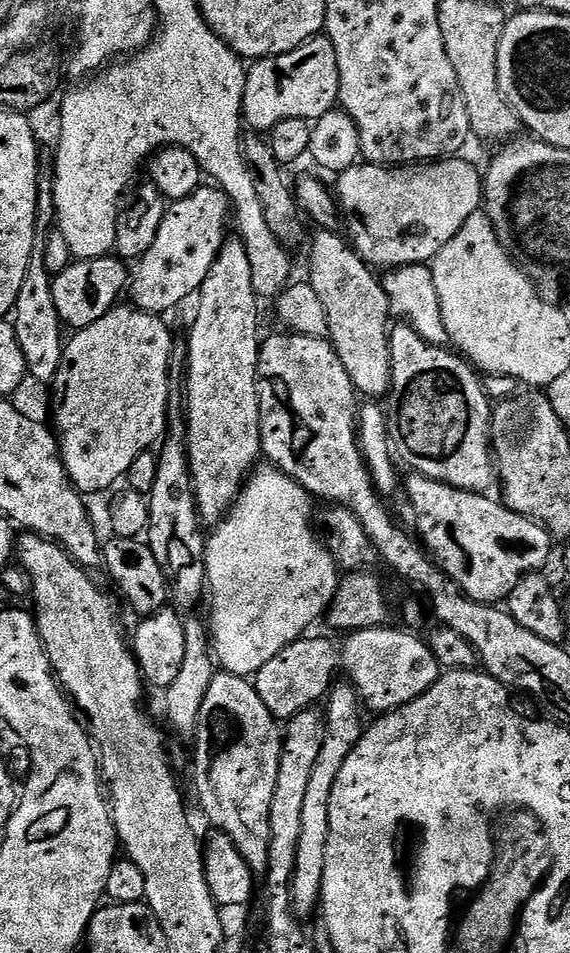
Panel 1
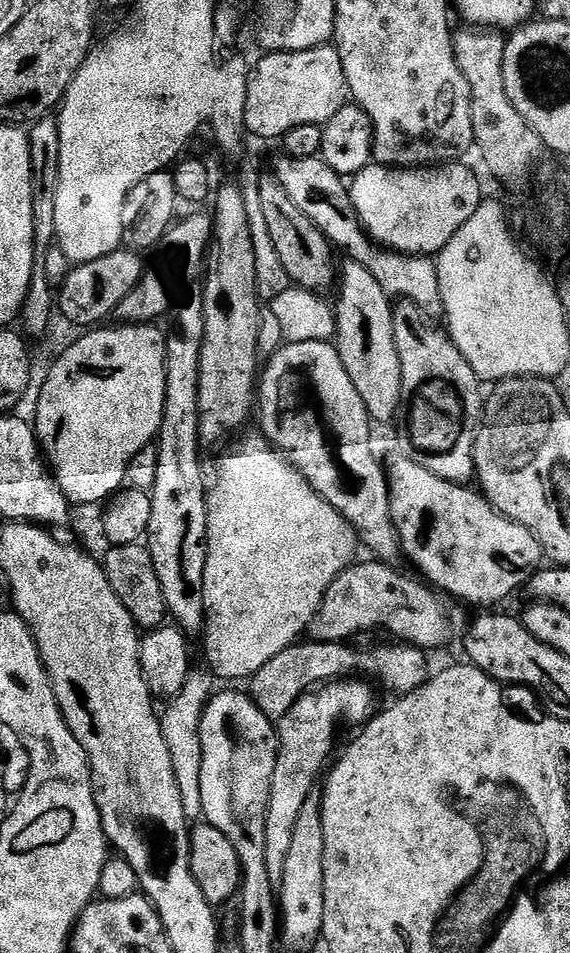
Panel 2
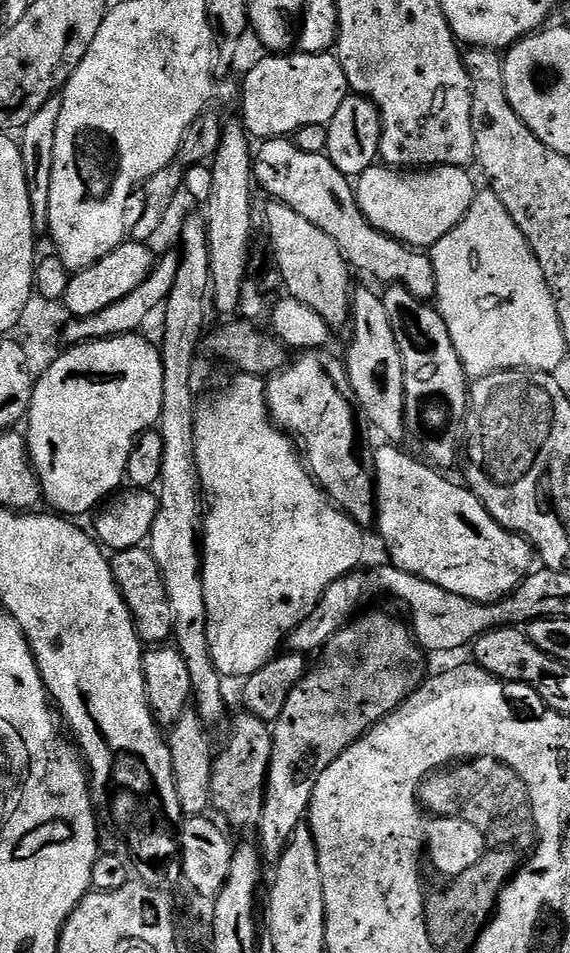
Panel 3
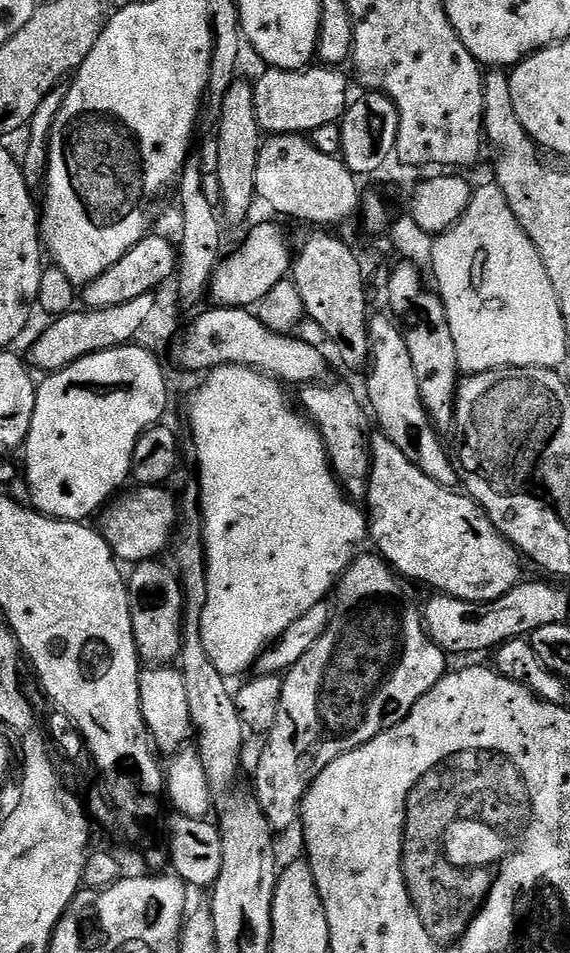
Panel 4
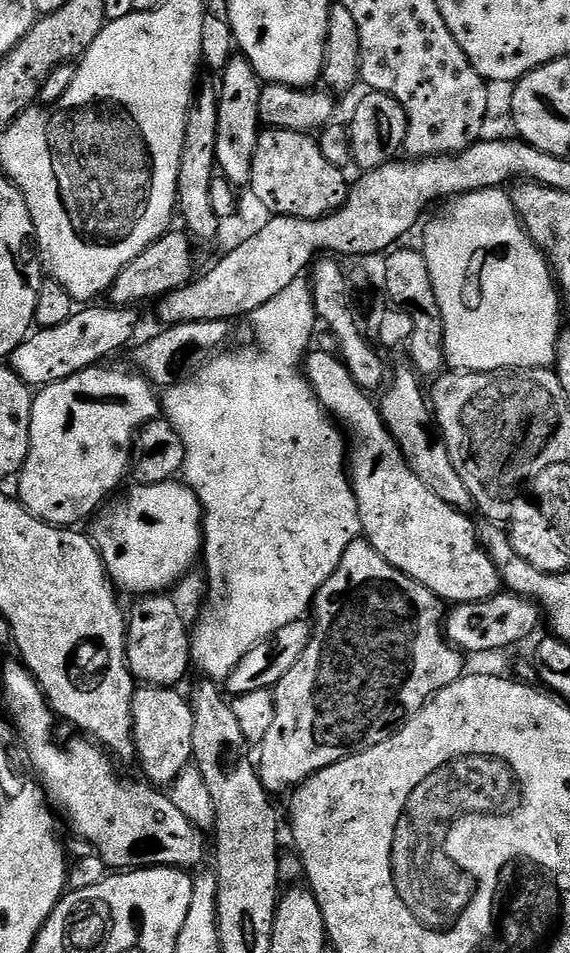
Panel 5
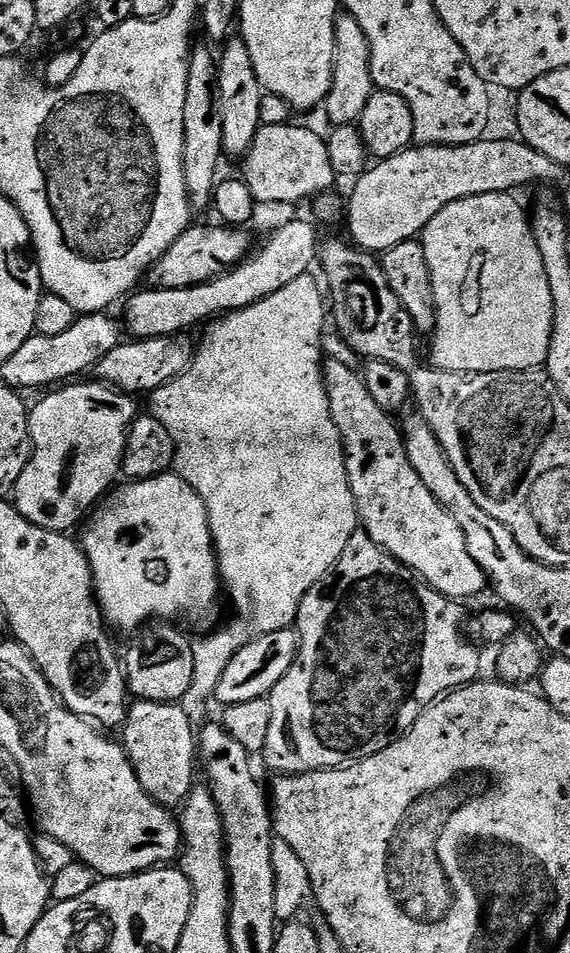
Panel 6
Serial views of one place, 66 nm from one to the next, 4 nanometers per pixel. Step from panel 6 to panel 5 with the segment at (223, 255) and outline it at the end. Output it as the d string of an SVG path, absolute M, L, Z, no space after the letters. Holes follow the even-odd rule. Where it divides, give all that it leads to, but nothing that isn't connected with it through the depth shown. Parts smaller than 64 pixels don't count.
M169 230L154 241L134 262L130 262L118 274L110 289L111 303L116 306L137 306L143 300L156 300L169 296L179 288L185 288L194 279L192 272L192 248L189 237L183 231Z

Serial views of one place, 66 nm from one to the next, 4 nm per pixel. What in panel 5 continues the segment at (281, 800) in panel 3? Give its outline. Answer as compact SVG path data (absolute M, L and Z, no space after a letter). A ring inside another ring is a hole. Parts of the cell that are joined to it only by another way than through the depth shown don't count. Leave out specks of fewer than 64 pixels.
M363 538L350 542L338 570L316 591L310 623L310 642L302 658L276 684L274 726L258 745L260 781L269 794L287 793L326 766L386 742L432 695L466 672L465 657L448 643L446 608L440 597L390 566Z

